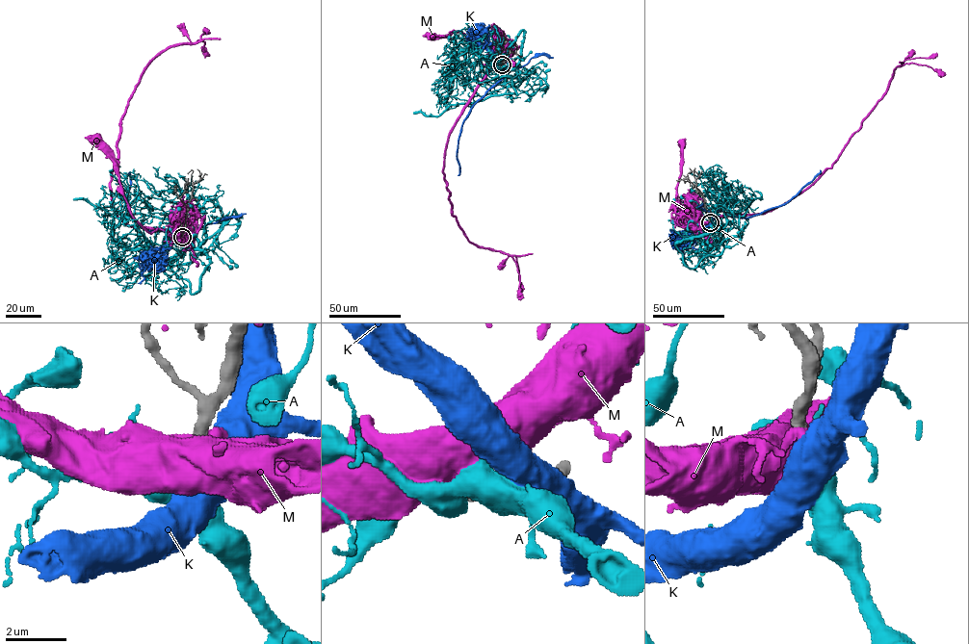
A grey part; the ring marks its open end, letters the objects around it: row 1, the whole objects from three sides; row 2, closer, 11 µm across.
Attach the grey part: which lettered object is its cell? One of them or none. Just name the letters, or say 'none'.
A

